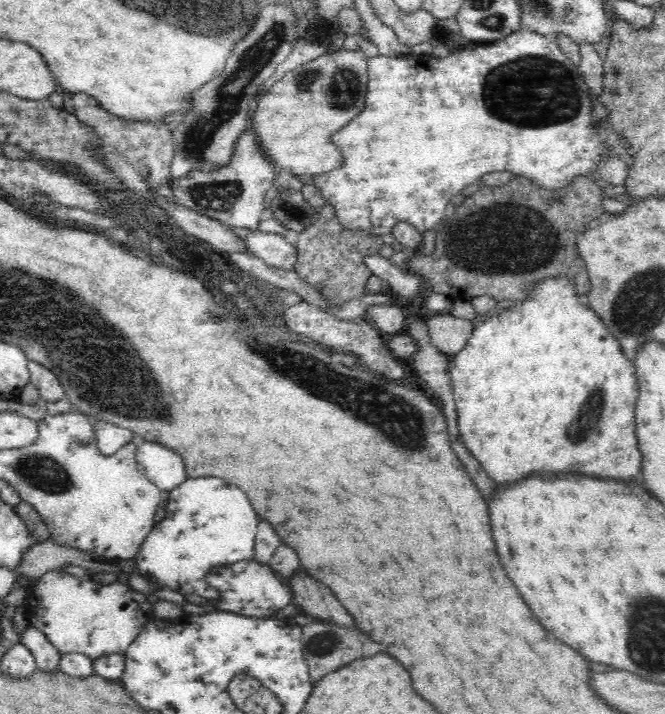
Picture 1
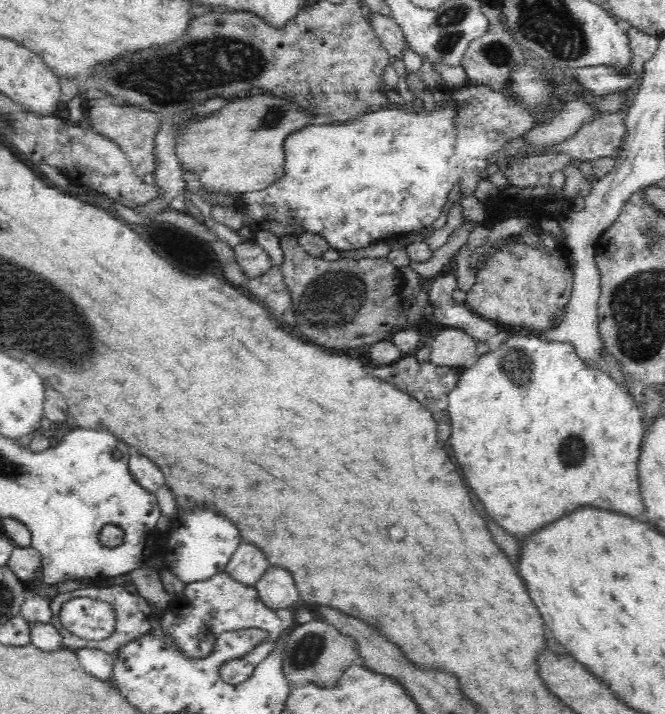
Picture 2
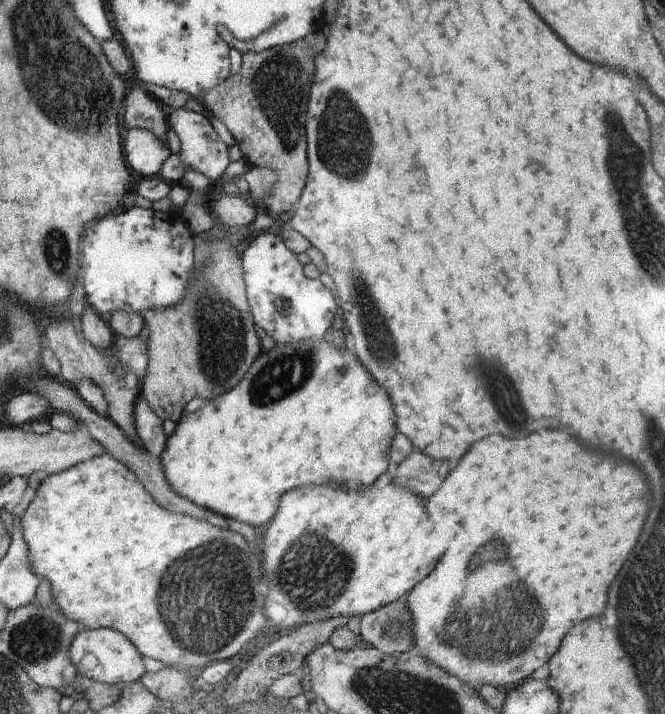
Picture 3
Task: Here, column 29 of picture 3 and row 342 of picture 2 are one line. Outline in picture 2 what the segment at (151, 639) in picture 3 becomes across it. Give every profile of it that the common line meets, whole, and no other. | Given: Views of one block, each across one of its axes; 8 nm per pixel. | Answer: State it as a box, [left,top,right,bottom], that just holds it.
[449,328,645,540]

